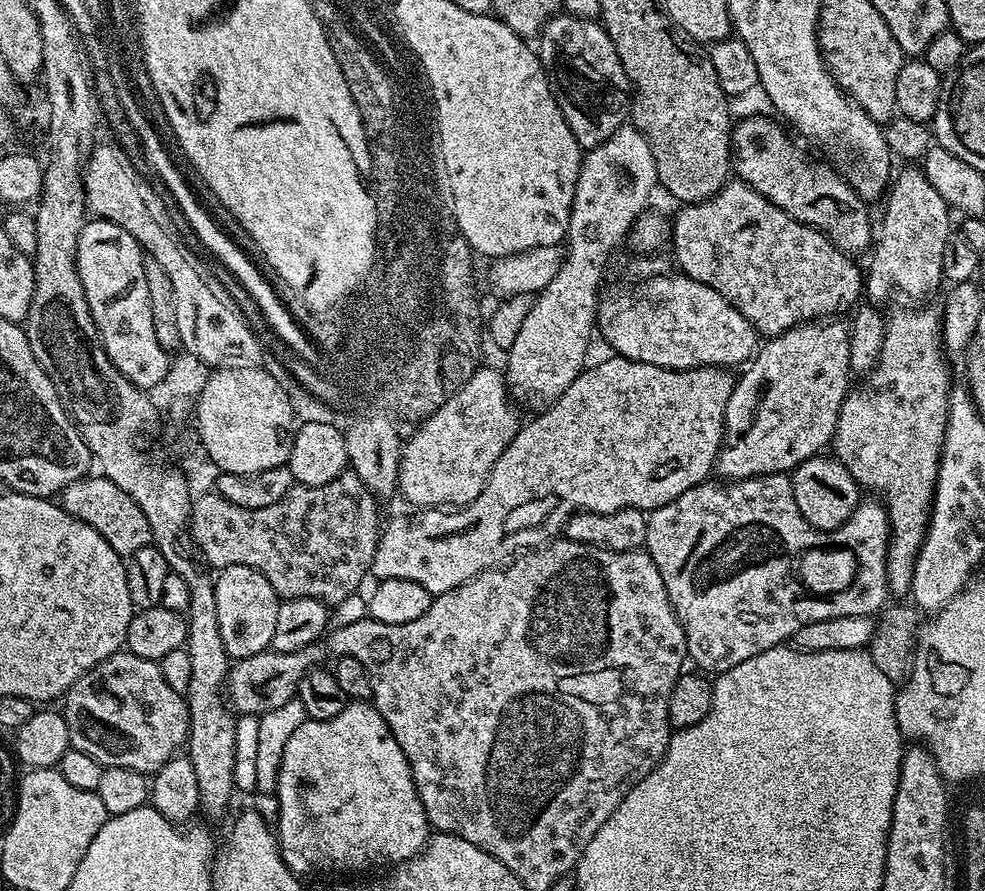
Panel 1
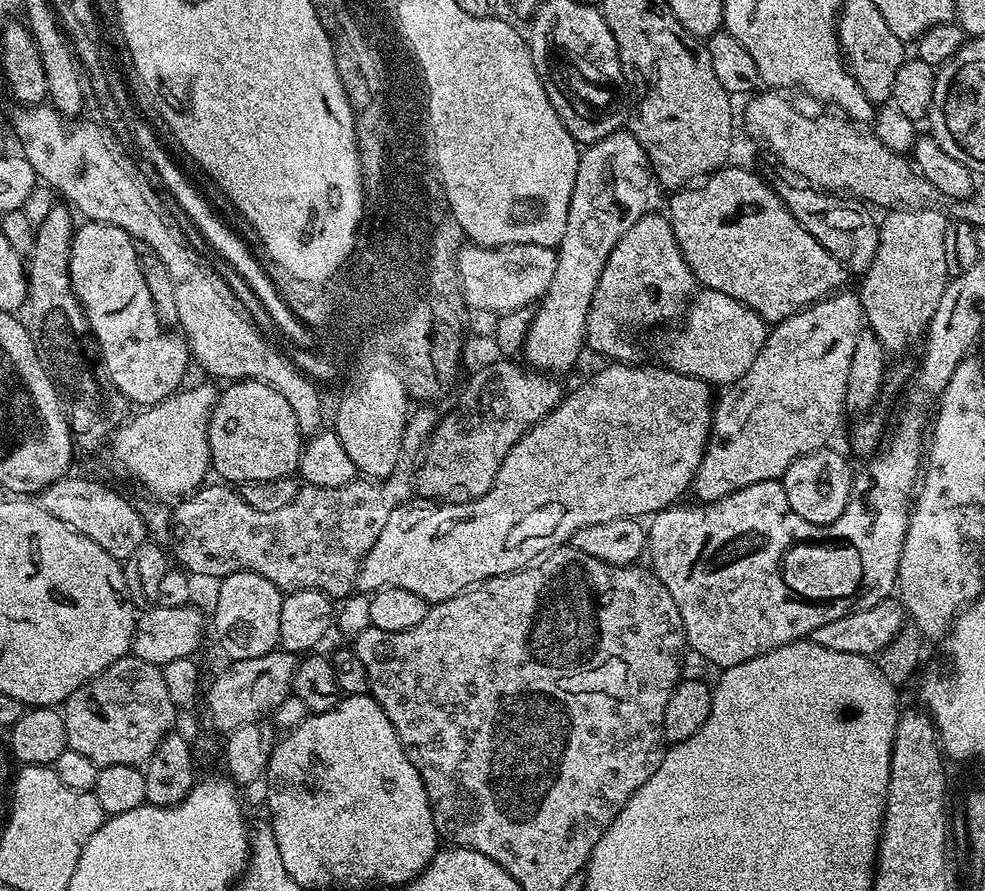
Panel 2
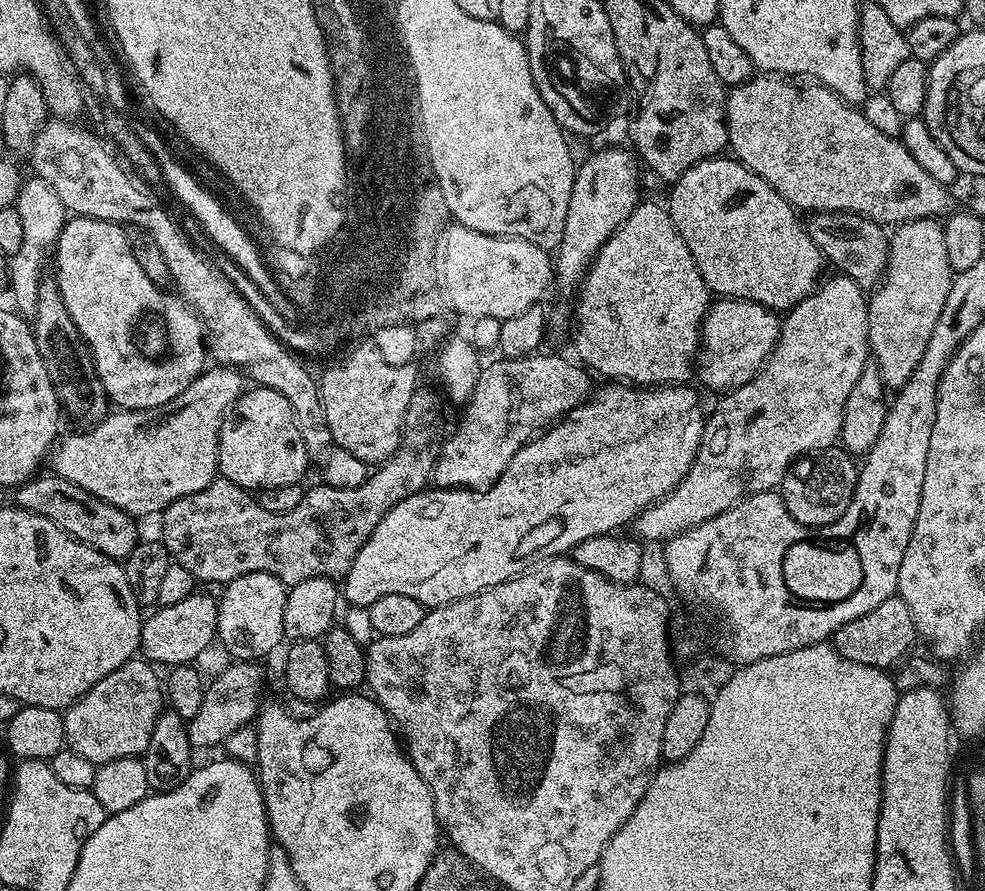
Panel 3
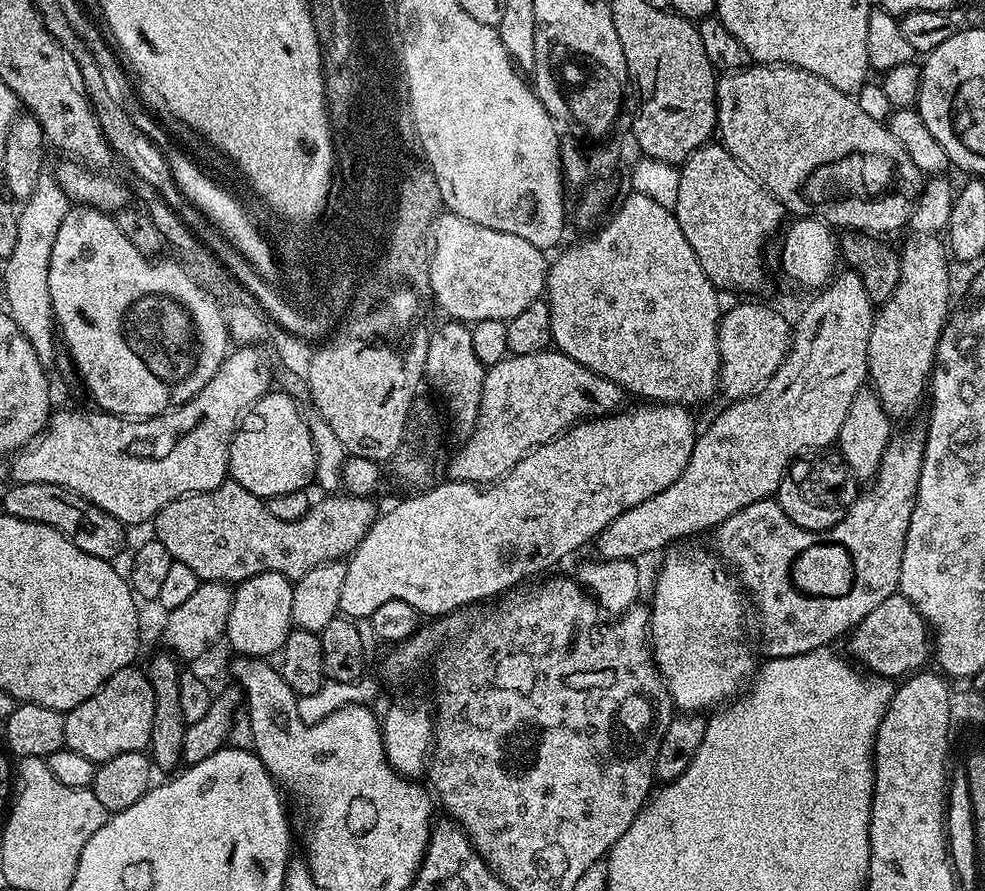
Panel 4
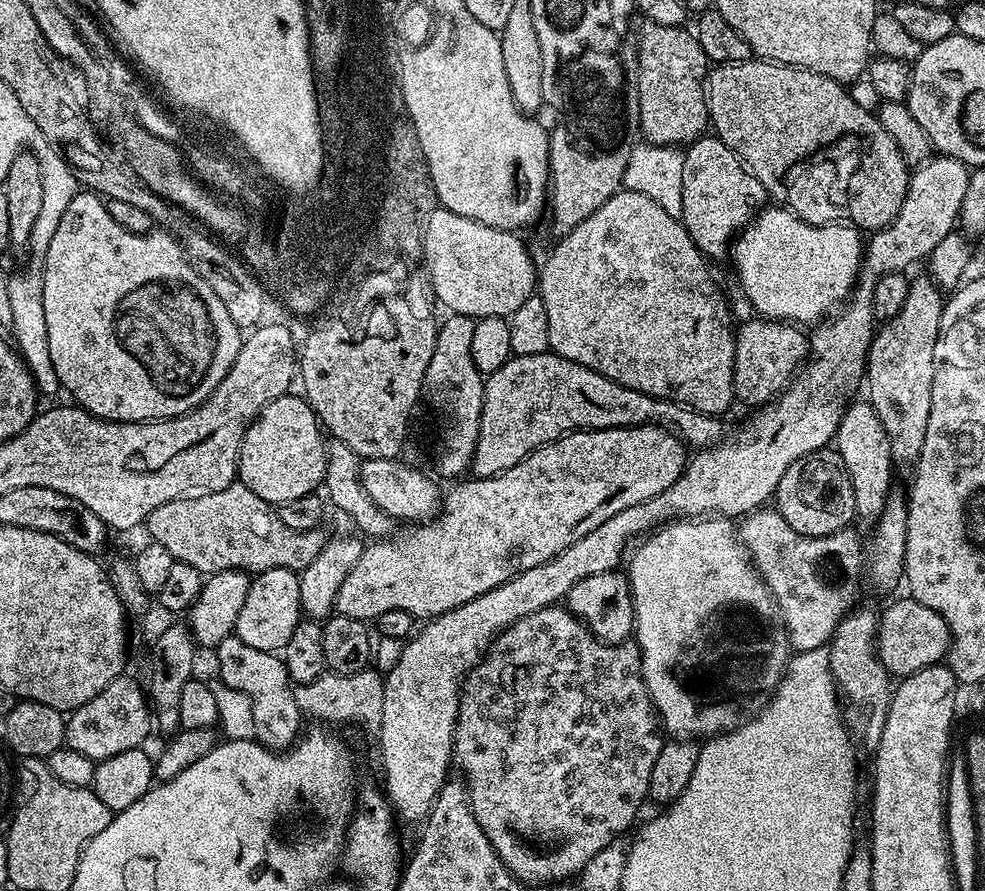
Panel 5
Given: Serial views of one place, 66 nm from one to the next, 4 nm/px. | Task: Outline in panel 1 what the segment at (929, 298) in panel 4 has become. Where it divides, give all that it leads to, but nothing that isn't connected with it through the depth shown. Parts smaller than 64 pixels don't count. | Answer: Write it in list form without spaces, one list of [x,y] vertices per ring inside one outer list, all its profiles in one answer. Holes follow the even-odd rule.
[[[916,166],[901,168],[904,169],[895,173],[883,201],[884,217],[878,220],[878,235],[870,252],[872,261],[868,268],[866,264],[866,296],[876,306],[883,306],[895,292],[901,292],[908,299],[905,301],[920,302],[942,284],[942,249],[953,231],[948,204],[930,186],[926,174]]]

